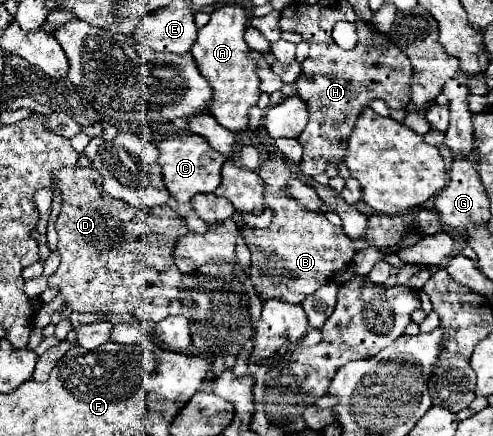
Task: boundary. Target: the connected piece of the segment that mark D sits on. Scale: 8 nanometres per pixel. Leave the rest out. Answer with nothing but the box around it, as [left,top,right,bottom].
[34,166,189,328]

